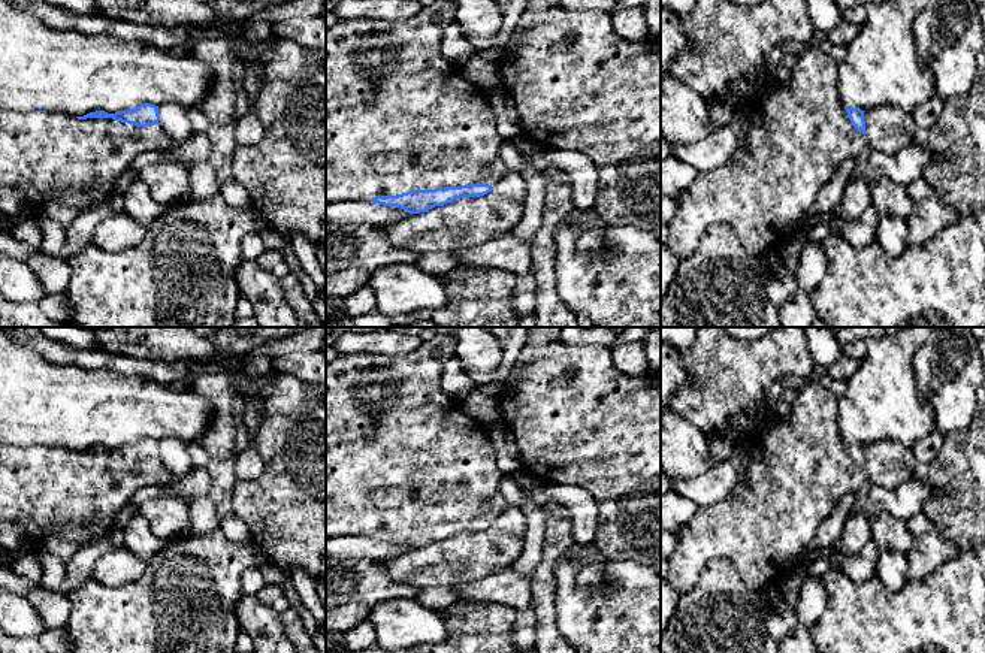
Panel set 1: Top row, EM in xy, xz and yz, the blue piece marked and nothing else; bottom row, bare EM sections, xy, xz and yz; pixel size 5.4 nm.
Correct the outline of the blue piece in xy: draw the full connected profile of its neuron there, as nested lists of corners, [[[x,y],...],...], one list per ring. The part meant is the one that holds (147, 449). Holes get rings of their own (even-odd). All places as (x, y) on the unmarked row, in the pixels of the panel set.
[[[151,438],[115,448],[96,445],[76,453],[60,447],[0,444],[0,522],[16,524],[22,530],[28,548],[45,550],[67,562],[82,544],[103,536],[112,529],[117,513],[138,490],[157,486],[166,493],[175,484],[158,456],[158,441]]]

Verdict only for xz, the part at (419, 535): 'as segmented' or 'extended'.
extended

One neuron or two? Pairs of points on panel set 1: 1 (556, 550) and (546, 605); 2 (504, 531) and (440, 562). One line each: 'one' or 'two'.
1: one
2: one

